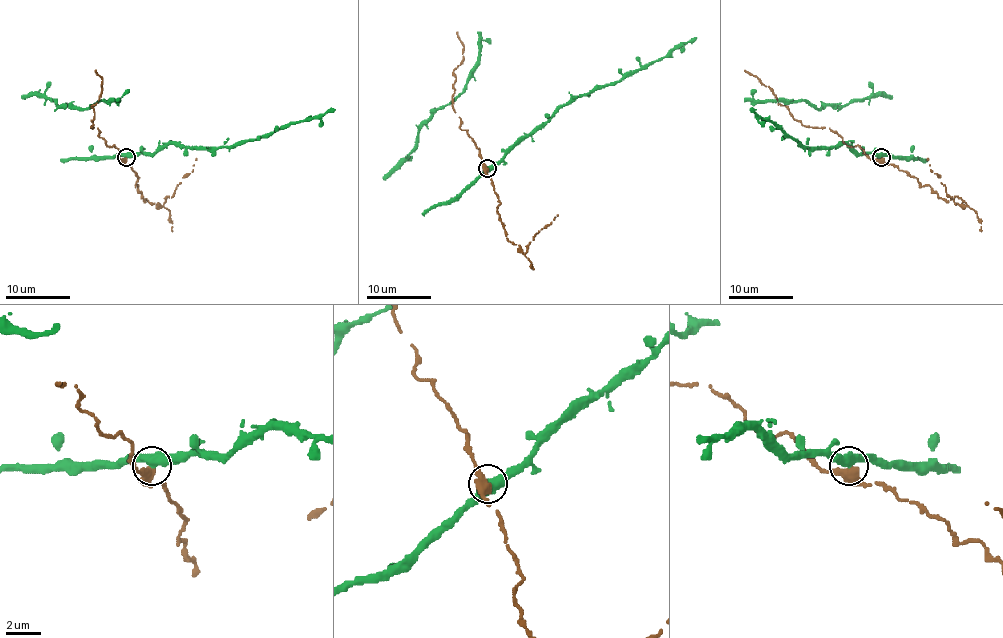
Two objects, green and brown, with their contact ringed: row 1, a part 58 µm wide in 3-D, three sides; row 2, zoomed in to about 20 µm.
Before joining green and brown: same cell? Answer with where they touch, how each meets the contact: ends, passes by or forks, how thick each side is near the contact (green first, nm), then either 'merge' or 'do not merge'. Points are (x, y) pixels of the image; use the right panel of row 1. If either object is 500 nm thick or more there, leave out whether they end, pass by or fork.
place (881, 157); calibres 550 and 360 nm; do not merge

